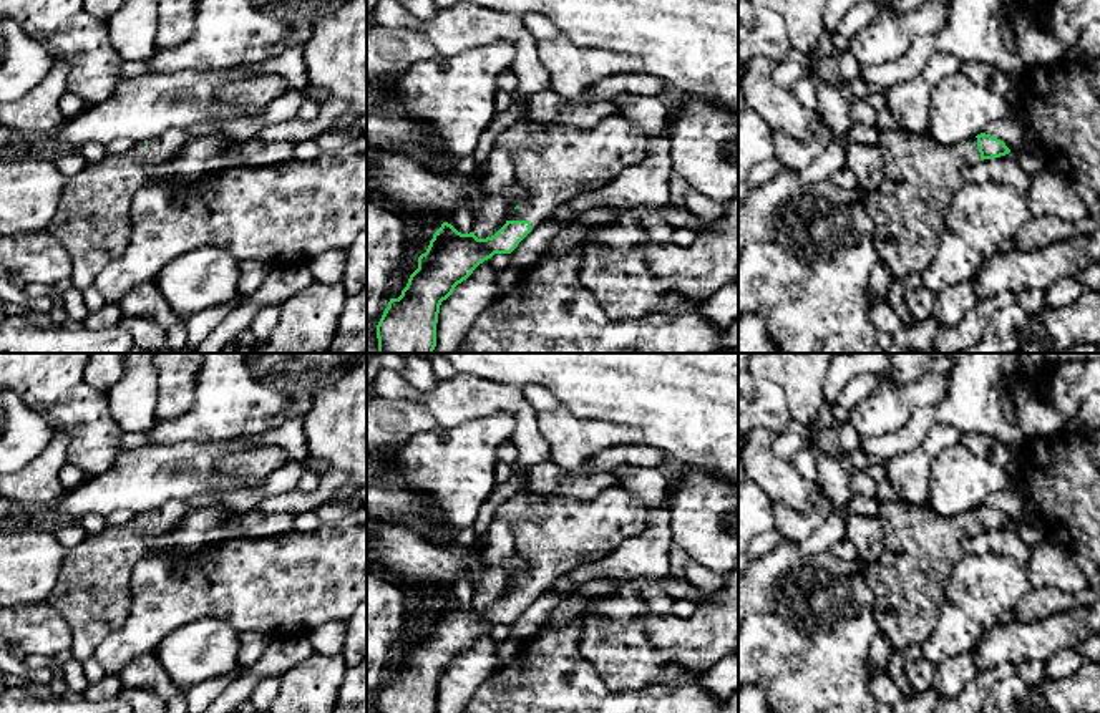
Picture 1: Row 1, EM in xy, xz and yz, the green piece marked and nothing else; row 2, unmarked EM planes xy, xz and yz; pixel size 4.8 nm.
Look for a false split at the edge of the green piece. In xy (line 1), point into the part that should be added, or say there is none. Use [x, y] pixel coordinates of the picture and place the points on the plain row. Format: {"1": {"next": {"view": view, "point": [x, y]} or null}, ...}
{"1": {"next": null}}

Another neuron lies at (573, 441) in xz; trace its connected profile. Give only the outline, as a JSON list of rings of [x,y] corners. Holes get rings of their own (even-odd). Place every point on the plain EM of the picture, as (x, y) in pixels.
[[[564,406],[539,411],[538,424],[549,444],[551,461],[571,471],[614,446],[642,443],[642,434],[632,428],[594,418],[582,420]]]

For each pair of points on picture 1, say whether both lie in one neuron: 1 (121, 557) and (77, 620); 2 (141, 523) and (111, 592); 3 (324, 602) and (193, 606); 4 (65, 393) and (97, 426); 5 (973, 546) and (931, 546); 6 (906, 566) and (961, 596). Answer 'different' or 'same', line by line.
1: same
2: same
3: same
4: same
5: different
6: different

